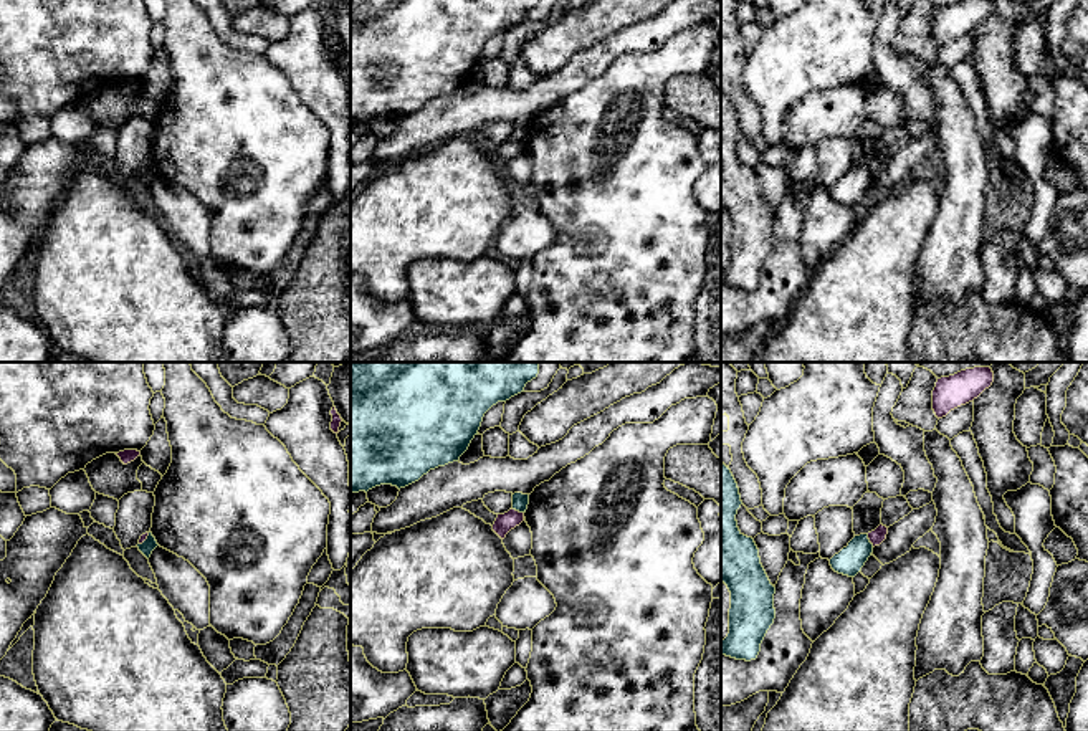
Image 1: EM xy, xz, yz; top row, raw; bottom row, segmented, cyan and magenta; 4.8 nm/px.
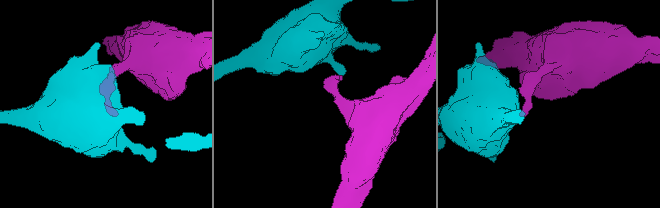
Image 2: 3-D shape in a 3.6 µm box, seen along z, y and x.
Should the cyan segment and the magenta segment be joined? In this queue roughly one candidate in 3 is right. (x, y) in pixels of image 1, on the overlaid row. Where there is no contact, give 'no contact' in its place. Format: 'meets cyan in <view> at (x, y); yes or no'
meets cyan in yz at (868, 541); no

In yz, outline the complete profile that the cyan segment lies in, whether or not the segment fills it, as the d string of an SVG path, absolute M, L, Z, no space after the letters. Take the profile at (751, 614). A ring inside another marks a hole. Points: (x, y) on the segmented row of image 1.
M721 460L721 582L731 592L729 609L729 633L721 642L721 653L736 660L756 660L761 652L761 643L774 624L774 594L759 557L759 549L752 538L744 536L736 521L741 508L741 494L731 470Z

